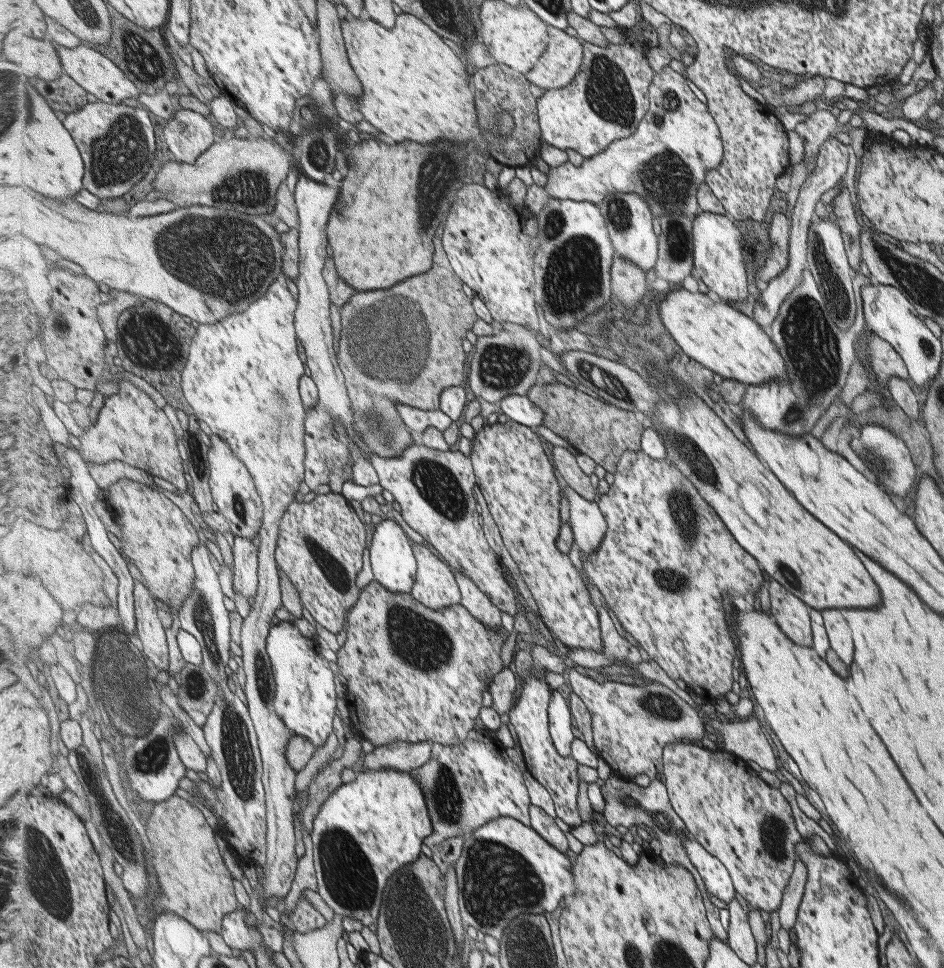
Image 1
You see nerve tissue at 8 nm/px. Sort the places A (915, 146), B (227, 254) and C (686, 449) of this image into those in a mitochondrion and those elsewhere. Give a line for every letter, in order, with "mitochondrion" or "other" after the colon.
A: other
B: mitochondrion
C: mitochondrion

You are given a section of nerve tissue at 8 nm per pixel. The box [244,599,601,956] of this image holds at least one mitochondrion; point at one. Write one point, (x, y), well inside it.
(498, 882)

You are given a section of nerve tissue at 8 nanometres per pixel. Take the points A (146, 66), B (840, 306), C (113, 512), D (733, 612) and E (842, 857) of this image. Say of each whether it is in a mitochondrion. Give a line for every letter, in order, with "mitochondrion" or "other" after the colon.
A: mitochondrion
B: mitochondrion
C: other
D: other
E: other

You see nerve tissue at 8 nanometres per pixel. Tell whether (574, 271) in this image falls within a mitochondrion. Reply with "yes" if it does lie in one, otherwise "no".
yes

